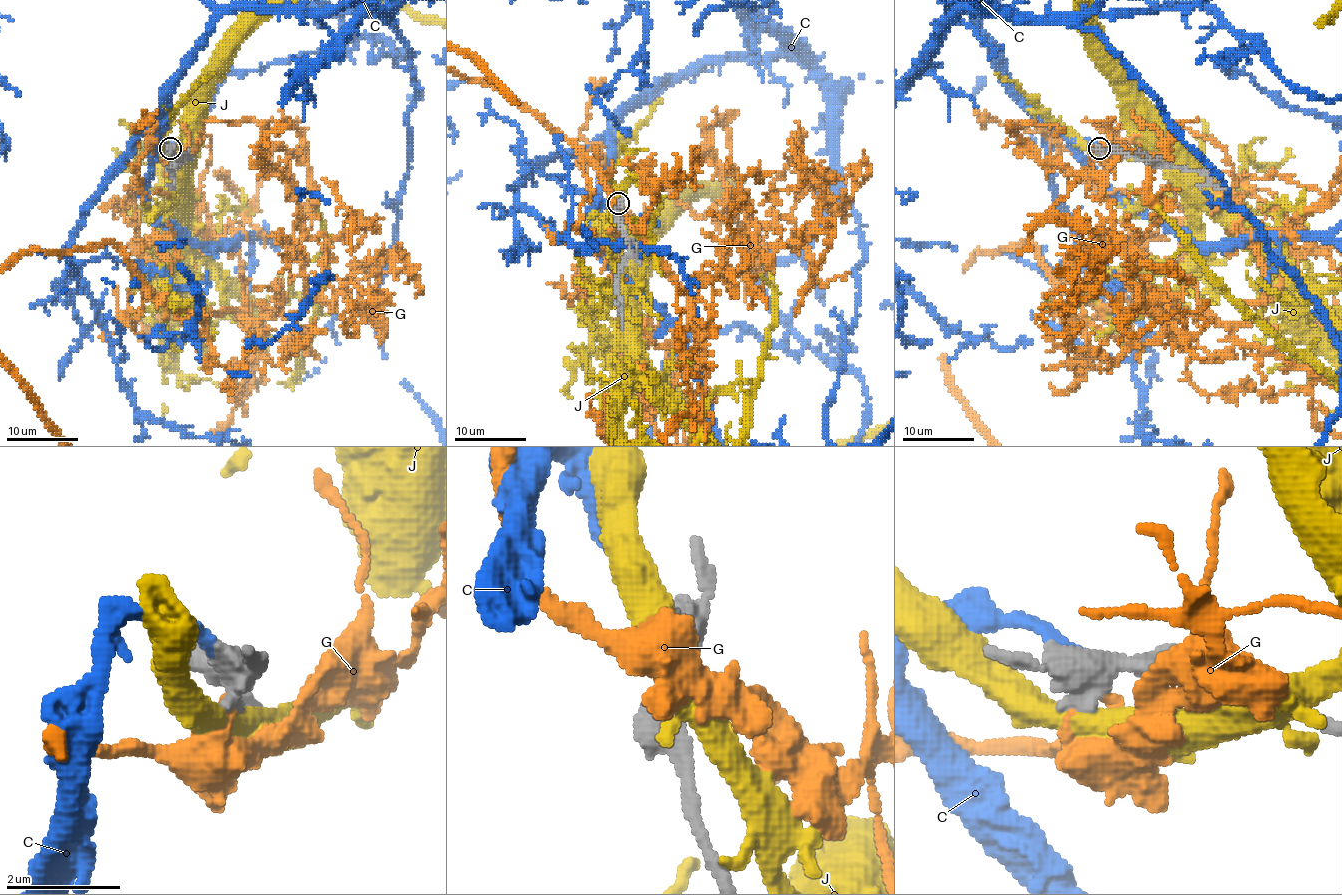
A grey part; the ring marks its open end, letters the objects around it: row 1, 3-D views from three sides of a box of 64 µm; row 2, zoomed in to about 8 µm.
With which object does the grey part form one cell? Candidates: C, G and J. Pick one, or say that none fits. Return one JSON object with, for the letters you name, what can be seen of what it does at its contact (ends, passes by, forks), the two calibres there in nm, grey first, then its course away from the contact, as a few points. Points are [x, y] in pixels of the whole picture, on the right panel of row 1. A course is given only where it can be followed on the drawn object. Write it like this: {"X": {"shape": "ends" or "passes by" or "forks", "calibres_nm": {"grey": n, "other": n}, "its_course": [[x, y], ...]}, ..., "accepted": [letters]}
{"C": {"shape": "ends", "calibres_nm": {"grey": 440, "other": 260}}, "accepted": ["C"]}

